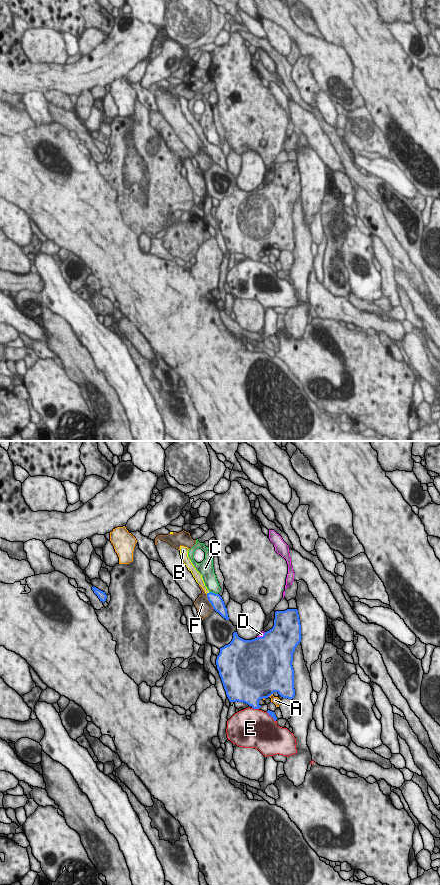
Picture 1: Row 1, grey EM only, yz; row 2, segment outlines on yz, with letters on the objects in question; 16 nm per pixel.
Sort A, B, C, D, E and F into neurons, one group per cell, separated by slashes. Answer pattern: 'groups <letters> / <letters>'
groups A / B / C / D / E / F

